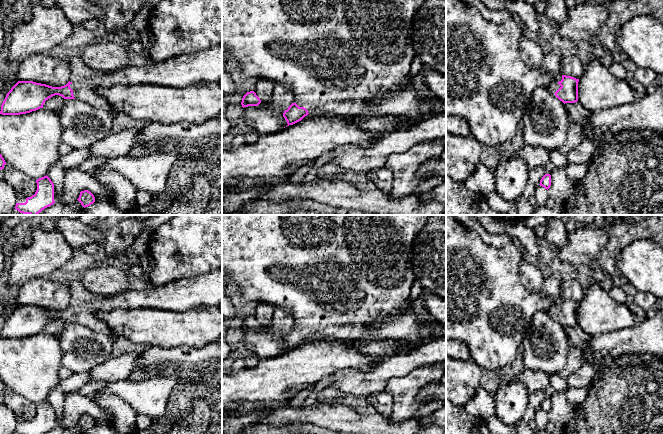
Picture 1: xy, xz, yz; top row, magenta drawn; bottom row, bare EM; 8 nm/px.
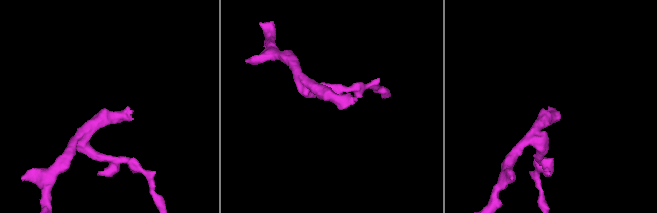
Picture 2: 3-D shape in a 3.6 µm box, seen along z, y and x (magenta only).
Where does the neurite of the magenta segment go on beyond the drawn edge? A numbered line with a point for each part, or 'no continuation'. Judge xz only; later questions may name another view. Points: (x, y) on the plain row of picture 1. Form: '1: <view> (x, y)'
1: xz (349, 275)

